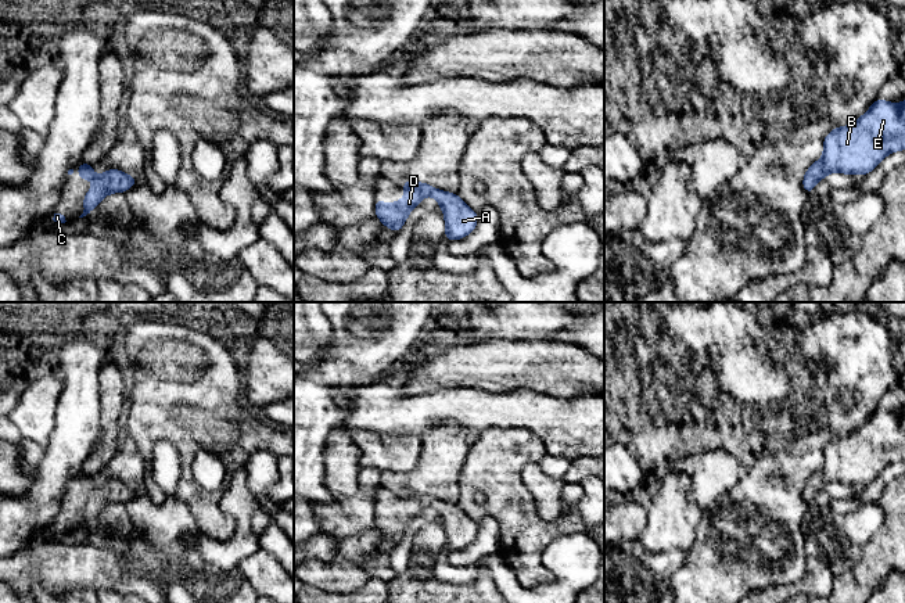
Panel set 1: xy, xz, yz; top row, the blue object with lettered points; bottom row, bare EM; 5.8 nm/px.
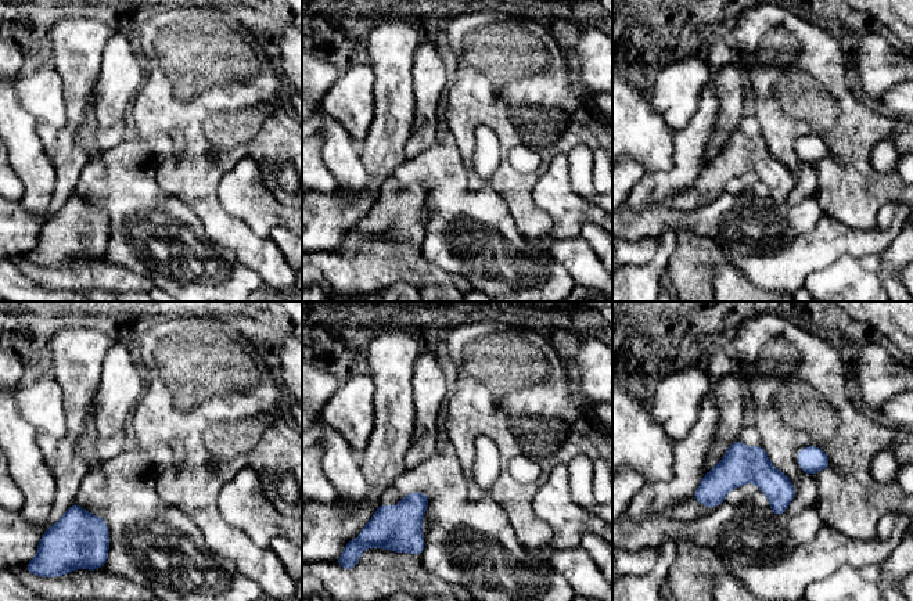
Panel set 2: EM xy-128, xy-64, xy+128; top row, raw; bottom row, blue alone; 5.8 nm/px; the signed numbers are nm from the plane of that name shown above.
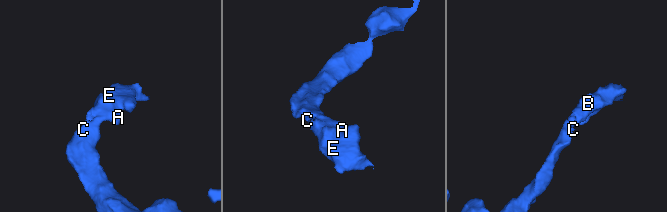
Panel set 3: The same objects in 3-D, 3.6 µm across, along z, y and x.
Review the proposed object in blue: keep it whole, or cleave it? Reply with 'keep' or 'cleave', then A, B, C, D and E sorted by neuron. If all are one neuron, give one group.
keep; A B C D E

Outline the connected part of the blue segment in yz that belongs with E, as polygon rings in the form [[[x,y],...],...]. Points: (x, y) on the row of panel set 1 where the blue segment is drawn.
[[[875,100],[868,112],[848,126],[834,128],[823,139],[823,157],[814,162],[804,175],[802,189],[811,194],[815,183],[832,172],[868,175],[881,159],[894,151],[905,150],[905,101],[894,104]]]

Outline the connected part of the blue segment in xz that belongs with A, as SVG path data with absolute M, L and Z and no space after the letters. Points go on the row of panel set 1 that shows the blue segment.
M405 180L401 186L406 197L387 205L383 200L374 200L376 218L398 233L407 219L410 211L420 204L425 195L432 195L443 211L445 237L449 241L470 236L478 222L478 213L474 212L457 194L441 191L431 184Z

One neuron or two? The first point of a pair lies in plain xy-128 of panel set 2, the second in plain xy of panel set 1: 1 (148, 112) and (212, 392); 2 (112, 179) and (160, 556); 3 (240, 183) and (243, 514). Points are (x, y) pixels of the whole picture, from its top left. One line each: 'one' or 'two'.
1: one
2: one
3: one

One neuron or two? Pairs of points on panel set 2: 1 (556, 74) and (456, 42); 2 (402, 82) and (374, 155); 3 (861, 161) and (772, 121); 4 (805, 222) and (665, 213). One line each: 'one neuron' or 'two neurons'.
1: one neuron
2: one neuron
3: one neuron
4: one neuron

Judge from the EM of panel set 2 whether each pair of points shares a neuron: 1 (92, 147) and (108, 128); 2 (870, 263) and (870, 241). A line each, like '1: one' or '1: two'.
1: two
2: two

